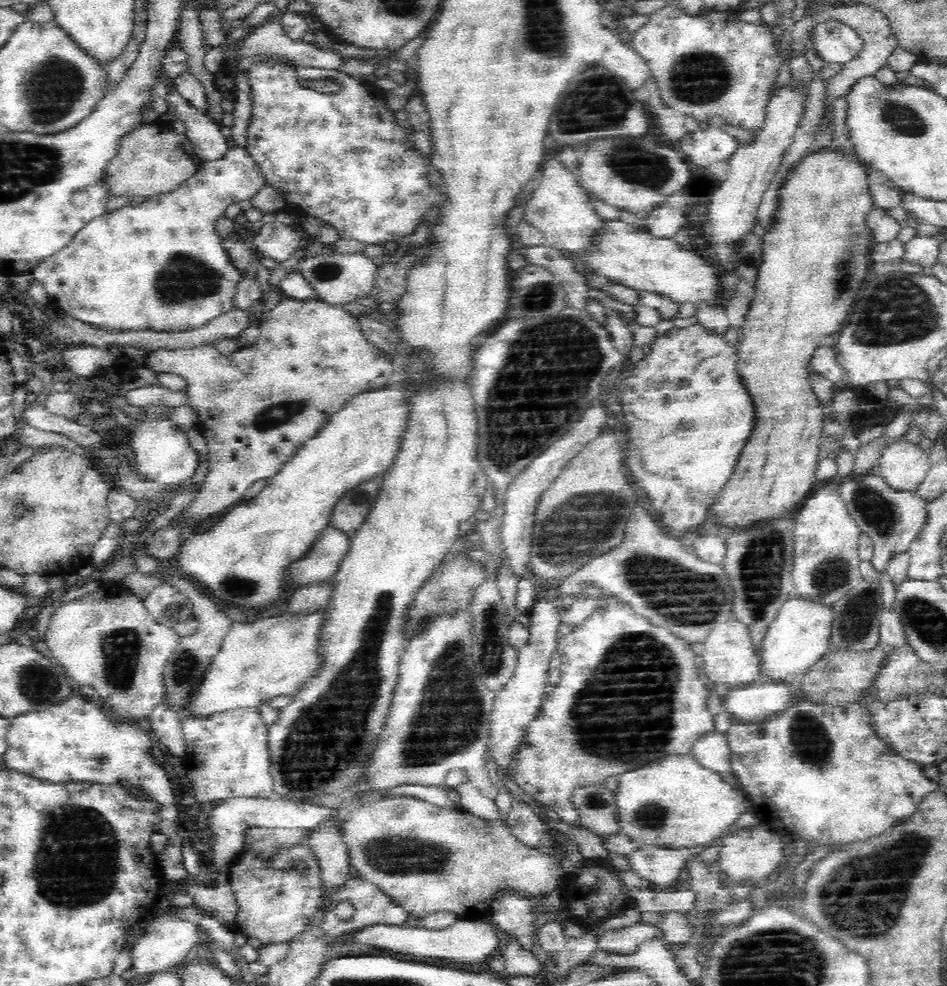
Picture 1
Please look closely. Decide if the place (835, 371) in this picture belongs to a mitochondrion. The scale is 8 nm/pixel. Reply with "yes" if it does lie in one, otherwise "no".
no

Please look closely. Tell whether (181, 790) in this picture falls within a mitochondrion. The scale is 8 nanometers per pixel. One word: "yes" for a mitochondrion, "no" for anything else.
no

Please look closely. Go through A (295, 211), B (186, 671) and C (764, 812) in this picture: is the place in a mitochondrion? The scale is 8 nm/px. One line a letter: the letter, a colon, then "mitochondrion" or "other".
A: other
B: mitochondrion
C: other

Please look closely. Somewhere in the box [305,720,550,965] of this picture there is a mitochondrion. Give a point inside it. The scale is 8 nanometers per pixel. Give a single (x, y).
(390, 855)

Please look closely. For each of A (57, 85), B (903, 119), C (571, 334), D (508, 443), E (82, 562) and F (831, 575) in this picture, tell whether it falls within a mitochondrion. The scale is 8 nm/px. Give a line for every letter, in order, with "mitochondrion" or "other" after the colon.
A: mitochondrion
B: mitochondrion
C: mitochondrion
D: mitochondrion
E: other
F: mitochondrion

